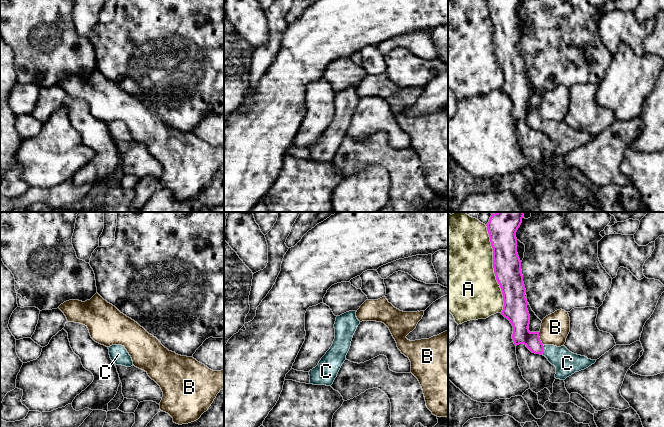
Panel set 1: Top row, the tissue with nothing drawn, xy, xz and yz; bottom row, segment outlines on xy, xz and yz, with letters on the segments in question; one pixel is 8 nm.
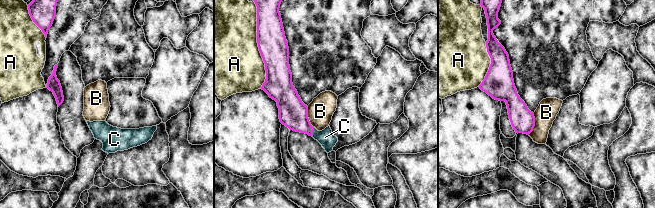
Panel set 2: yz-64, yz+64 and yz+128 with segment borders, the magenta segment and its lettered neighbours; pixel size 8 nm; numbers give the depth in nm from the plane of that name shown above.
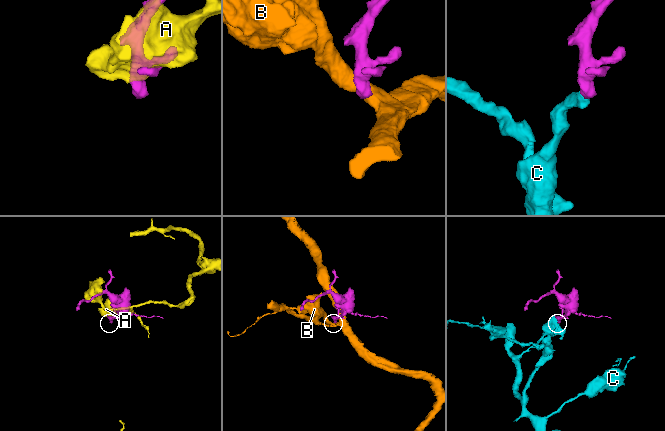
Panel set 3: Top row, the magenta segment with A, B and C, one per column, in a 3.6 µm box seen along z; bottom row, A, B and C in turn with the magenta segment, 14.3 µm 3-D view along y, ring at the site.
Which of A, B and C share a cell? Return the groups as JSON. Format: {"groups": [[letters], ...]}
{"groups": [["A"], ["B"], ["C"]]}

